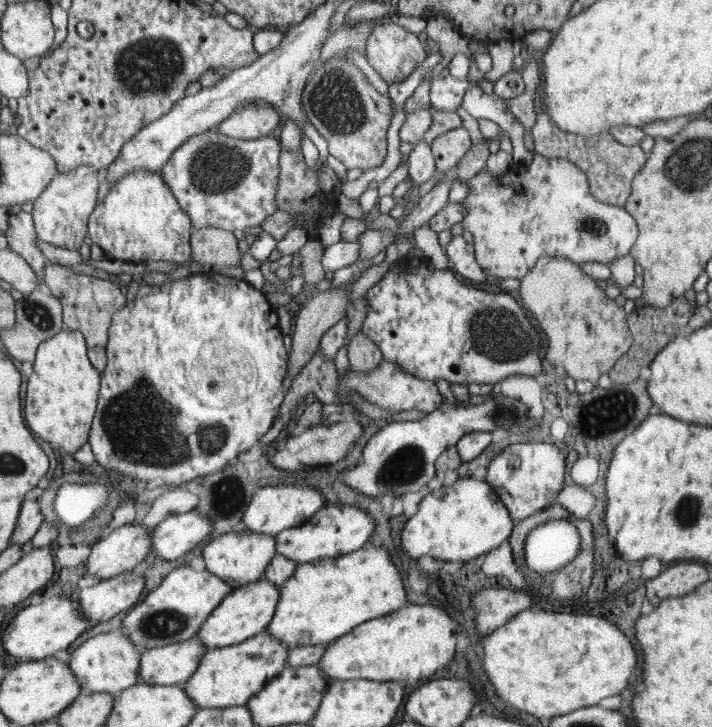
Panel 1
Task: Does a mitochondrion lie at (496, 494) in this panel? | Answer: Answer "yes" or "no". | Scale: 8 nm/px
no

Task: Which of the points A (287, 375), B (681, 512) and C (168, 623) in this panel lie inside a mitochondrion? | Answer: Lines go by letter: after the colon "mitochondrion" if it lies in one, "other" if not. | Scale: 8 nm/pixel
A: other
B: mitochondrion
C: mitochondrion

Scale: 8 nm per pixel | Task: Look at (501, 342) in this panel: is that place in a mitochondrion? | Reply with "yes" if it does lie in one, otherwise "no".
yes

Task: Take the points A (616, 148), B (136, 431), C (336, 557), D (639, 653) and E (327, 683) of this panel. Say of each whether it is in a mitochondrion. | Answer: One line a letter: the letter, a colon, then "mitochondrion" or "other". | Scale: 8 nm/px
A: other
B: mitochondrion
C: other
D: other
E: other

